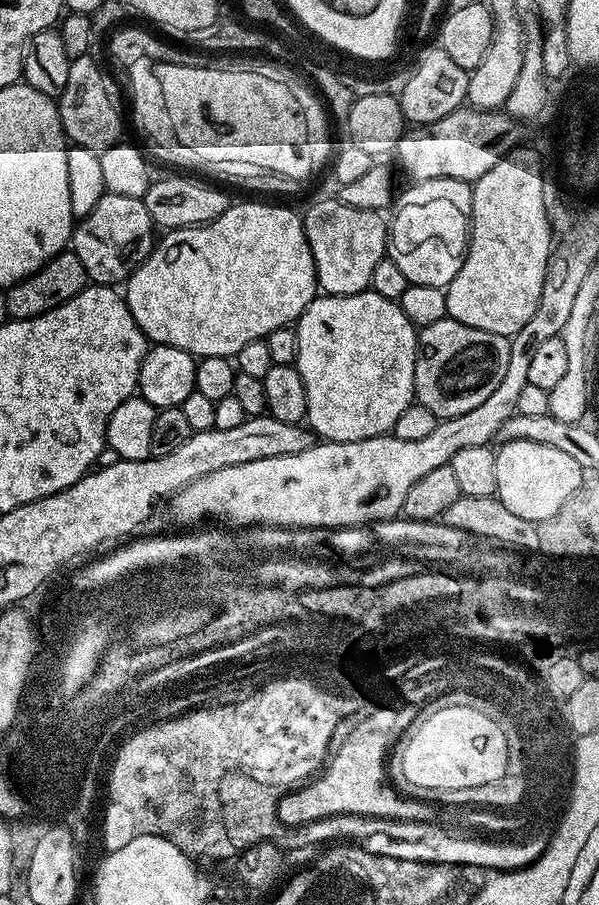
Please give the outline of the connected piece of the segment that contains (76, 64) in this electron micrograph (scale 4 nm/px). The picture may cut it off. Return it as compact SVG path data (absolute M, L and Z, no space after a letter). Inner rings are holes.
M91 55L72 61L70 74L66 77L66 90L58 98L60 125L64 127L64 135L75 147L89 148L95 152L105 152L110 146L121 143L124 132L124 116L120 113L120 96L116 88L104 77L104 72L92 61Z

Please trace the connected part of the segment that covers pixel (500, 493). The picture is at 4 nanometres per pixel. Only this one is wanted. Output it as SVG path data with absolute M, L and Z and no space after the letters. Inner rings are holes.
M515 440L509 444L501 443L499 447L495 449L498 470L496 496L510 514L518 514L518 518L533 522L549 520L562 510L574 493L581 491L582 465L574 462L570 454L562 454L562 450L554 450L554 446L533 440Z

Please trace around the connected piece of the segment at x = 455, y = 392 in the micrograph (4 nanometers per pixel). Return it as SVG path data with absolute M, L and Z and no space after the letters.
M451 318L439 320L434 322L434 326L426 326L418 332L414 366L415 399L438 418L466 414L466 410L474 410L474 406L482 406L482 402L486 402L486 398L494 394L498 382L506 378L506 366L509 362L509 337L490 334L486 330L474 330L474 326L466 326Z

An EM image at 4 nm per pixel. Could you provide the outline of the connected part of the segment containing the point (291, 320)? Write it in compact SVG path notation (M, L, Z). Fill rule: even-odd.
M229 203L228 208L217 220L211 220L209 224L198 224L194 228L173 228L165 231L164 236L155 241L151 254L134 269L126 281L126 287L122 295L128 302L128 309L138 322L140 329L153 345L169 344L178 350L186 350L191 356L226 356L235 357L252 340L264 340L274 330L295 325L301 314L306 310L310 301L318 295L316 283L316 267L314 256L310 250L310 242L306 242L306 230L301 213L292 208L283 208L280 204L236 204Z

